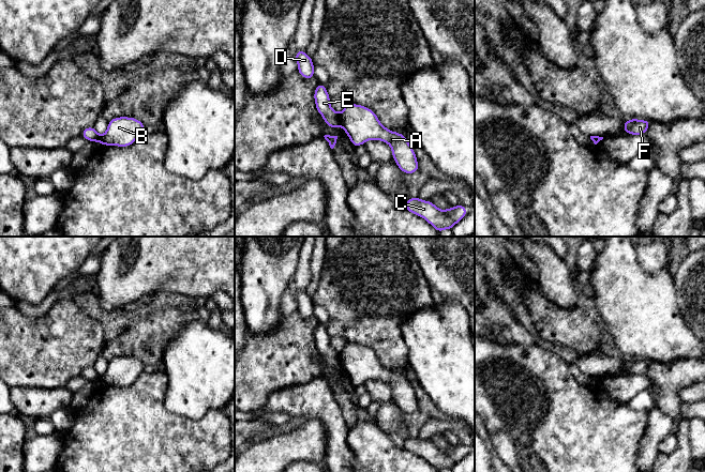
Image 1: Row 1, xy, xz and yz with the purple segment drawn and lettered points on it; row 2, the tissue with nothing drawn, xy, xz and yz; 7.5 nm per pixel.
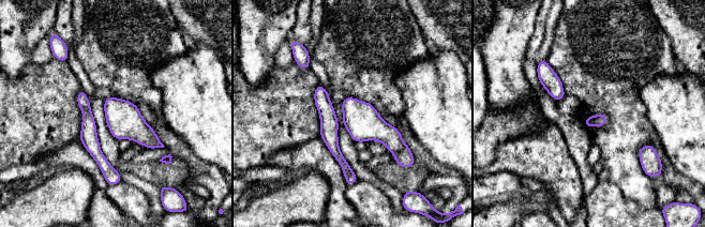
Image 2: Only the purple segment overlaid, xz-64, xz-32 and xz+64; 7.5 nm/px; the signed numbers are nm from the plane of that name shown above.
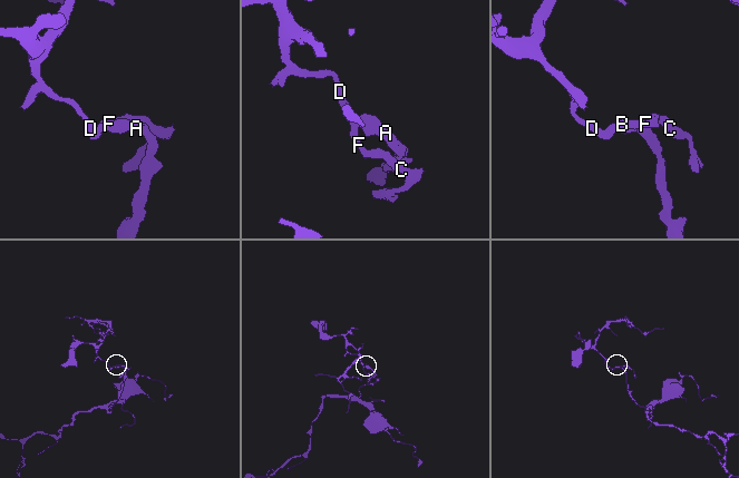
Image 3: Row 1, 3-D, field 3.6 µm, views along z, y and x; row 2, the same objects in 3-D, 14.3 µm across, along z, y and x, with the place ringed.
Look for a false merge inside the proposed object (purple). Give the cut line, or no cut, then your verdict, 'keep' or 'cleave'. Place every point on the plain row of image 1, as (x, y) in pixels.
cut xz (339, 354), (341, 364); cleave

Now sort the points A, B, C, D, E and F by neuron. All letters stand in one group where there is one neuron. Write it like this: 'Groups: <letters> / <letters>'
Groups: A B / C D E F

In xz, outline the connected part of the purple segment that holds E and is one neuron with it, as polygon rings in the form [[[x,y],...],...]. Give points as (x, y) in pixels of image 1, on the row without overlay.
[[[318,322],[314,332],[316,349],[324,357],[328,367],[339,367],[341,365],[340,354],[331,348],[330,338],[327,328]]]

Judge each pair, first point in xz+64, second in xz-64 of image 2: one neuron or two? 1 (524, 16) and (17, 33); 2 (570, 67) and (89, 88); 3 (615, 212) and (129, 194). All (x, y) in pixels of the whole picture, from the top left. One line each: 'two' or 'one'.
1: one
2: two
3: one

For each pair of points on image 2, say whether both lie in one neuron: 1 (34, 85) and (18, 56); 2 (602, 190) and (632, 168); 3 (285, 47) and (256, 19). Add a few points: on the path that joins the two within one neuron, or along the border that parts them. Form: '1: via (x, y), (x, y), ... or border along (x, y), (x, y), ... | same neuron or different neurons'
1: border along (32, 62), (18, 76), (11, 78) | different neurons
2: border along (608, 180), (612, 181), (621, 194), (630, 199) | different neurons
3: border along (289, 38), (278, 49), (275, 64) | different neurons

